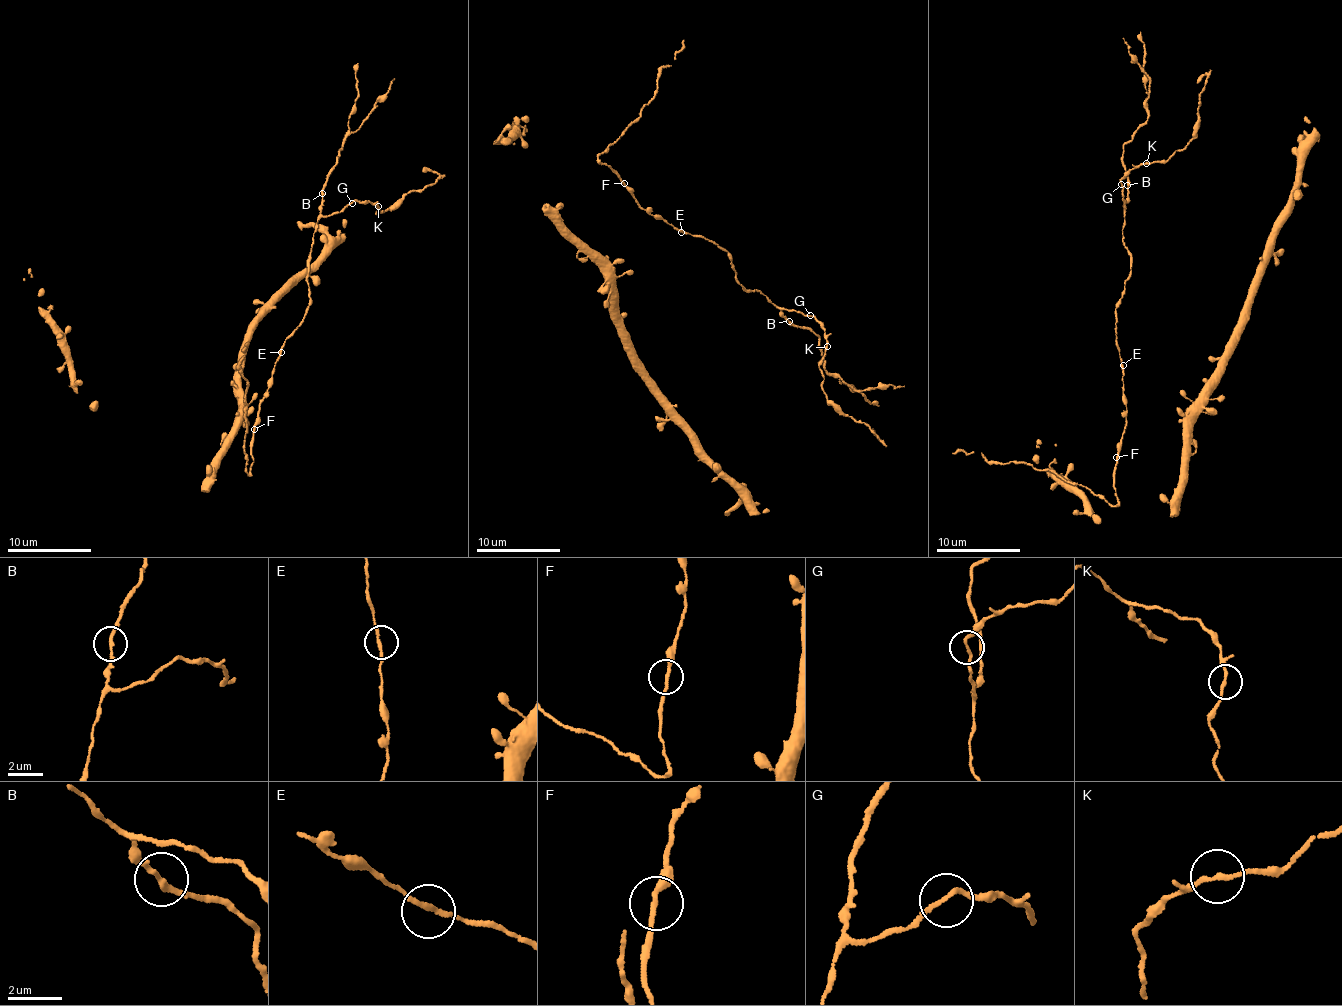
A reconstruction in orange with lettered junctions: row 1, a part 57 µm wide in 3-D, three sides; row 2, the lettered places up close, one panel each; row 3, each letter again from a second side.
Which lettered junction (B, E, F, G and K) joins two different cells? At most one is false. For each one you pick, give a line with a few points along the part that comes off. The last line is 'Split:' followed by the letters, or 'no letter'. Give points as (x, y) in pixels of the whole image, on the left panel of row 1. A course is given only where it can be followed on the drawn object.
Split: no letter

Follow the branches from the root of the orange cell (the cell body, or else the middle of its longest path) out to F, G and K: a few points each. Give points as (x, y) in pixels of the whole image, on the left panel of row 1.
F: (266, 389), (254, 429)
G: (266, 389), (280, 348), (300, 323), (310, 305), (306, 279), (309, 273), (316, 222), (341, 212), (351, 203)
K: (266, 389), (280, 348), (300, 323), (310, 305), (306, 279), (309, 273), (316, 222), (356, 201), (378, 206)

